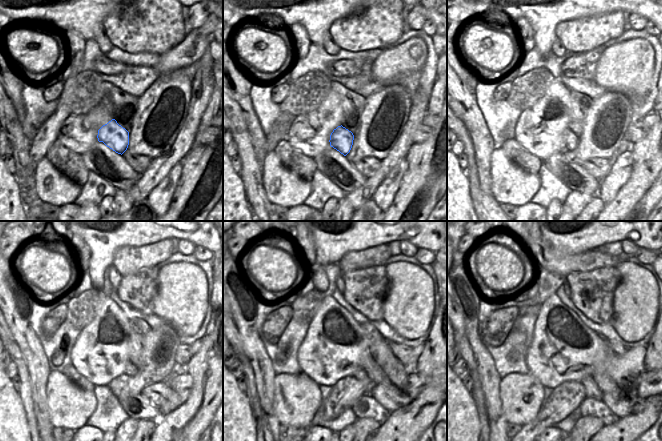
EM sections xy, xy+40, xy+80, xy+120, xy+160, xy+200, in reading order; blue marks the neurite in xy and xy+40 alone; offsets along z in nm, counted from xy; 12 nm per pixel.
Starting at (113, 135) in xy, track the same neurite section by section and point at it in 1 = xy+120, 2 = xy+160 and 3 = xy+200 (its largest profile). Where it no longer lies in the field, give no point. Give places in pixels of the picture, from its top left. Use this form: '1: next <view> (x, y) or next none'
1: next xy+120 (131, 370)
2: next xy+160 (360, 374)
3: next xy+200 (592, 390)

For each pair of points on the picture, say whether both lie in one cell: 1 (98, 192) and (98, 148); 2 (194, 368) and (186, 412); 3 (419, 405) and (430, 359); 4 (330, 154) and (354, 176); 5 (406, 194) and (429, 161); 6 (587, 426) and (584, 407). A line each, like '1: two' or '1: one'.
1: two
2: one
3: one
4: one
5: one
6: two

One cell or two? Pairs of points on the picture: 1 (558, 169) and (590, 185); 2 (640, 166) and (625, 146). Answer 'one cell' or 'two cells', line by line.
1: one cell
2: two cells

